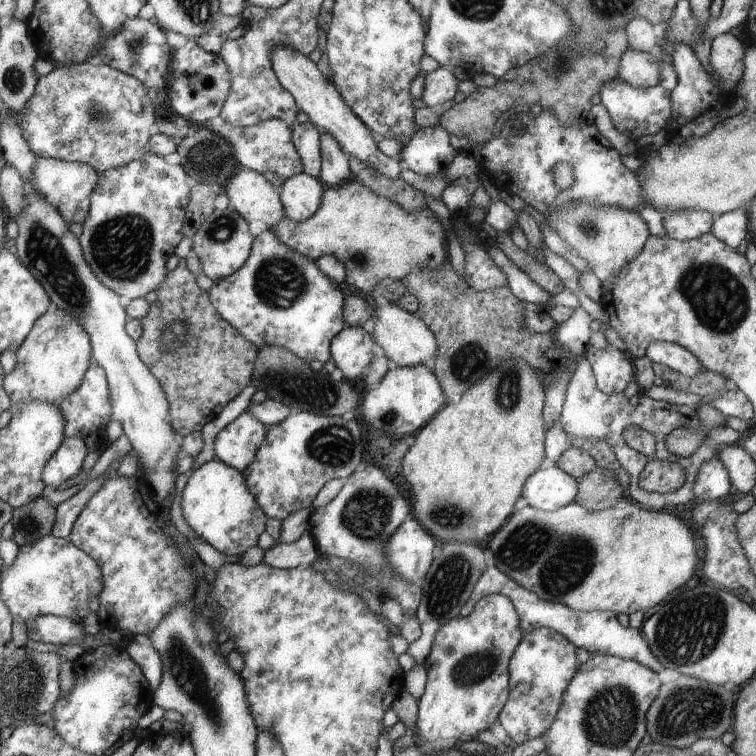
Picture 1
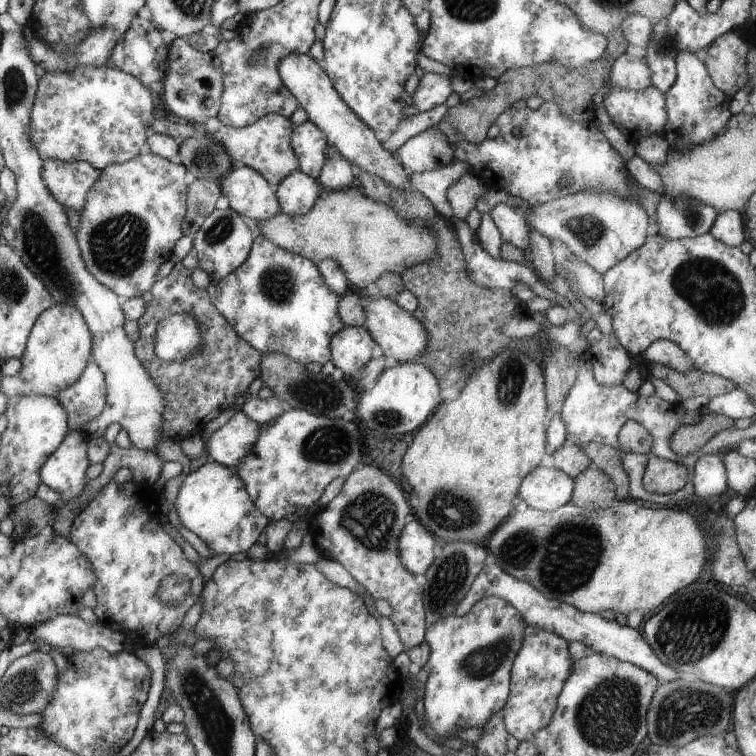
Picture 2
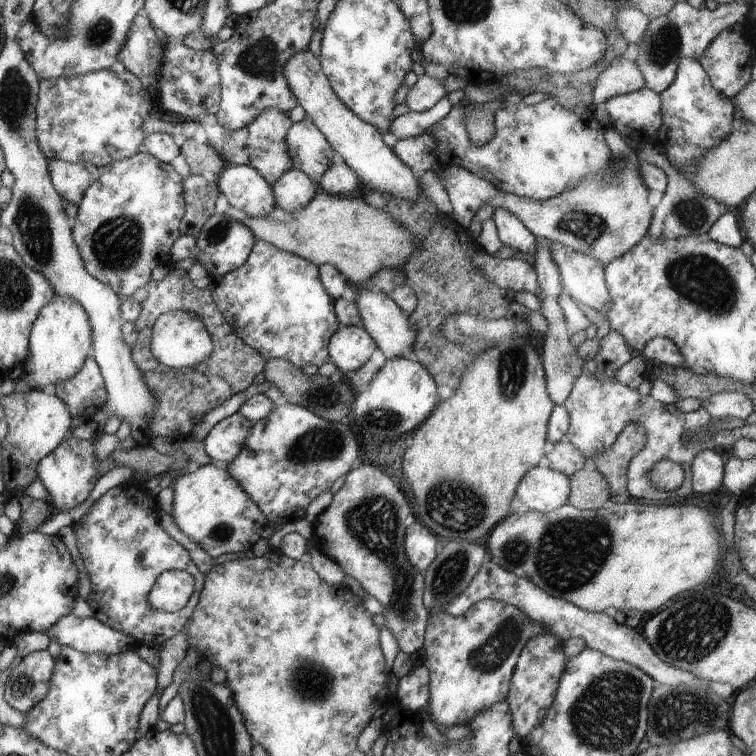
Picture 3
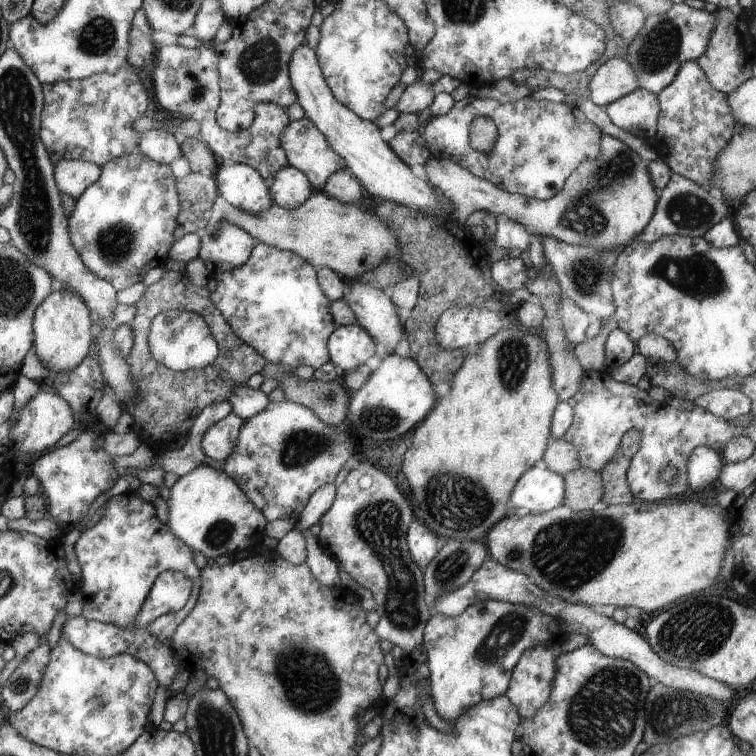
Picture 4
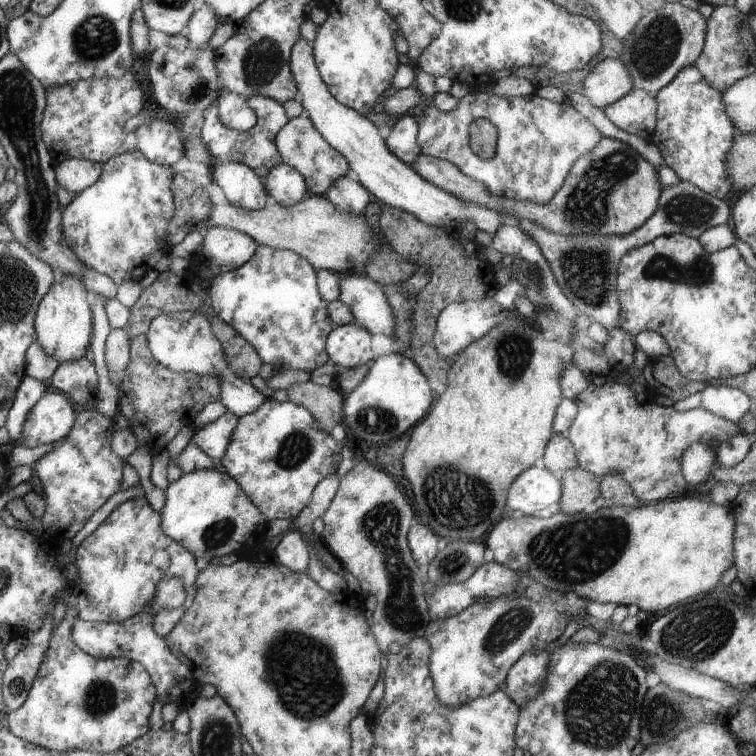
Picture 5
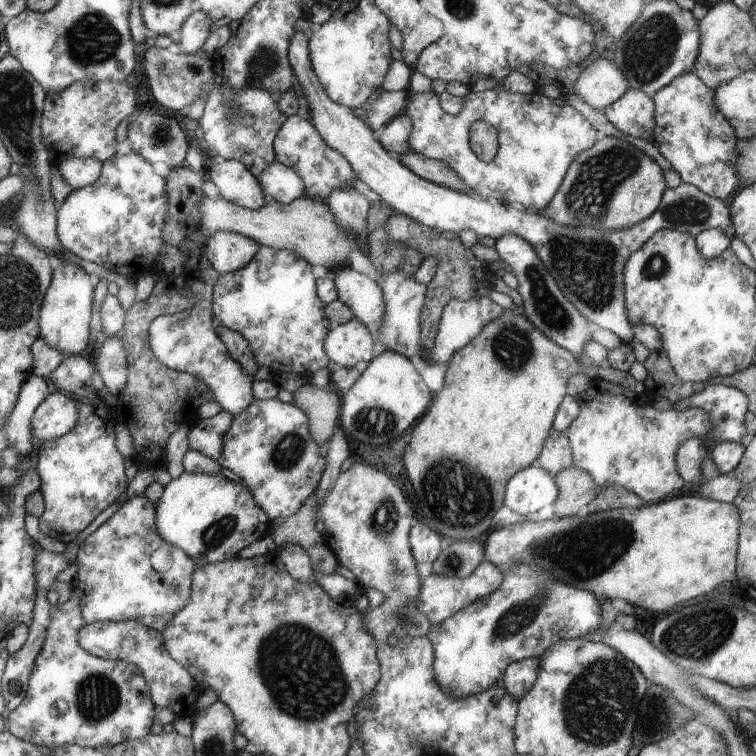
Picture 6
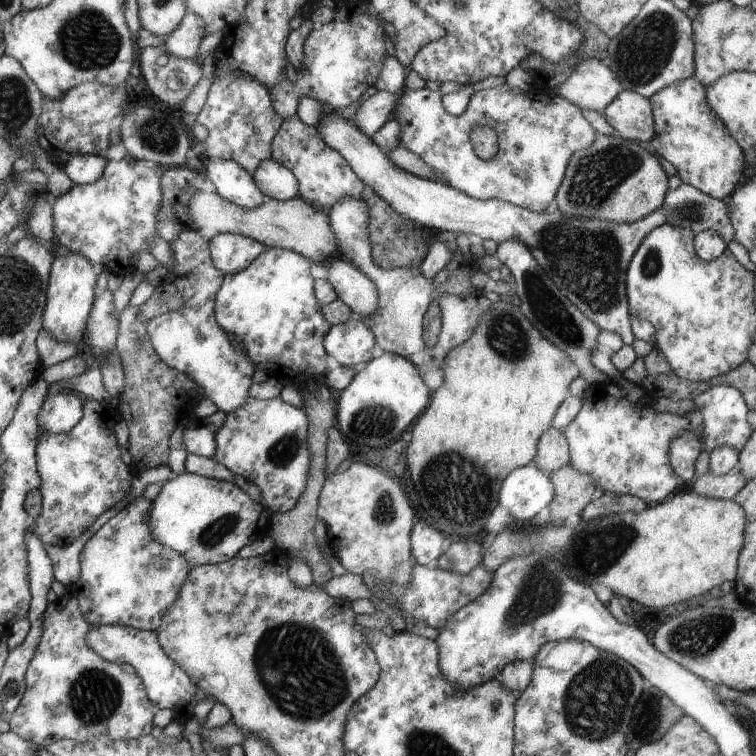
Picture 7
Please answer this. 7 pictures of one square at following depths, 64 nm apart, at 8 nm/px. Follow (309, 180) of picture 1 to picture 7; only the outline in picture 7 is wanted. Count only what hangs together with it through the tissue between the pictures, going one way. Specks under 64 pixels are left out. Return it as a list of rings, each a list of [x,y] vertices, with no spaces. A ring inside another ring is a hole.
[[[271,158],[262,160],[262,164],[258,164],[252,175],[261,191],[270,199],[287,201],[299,196],[296,176]]]

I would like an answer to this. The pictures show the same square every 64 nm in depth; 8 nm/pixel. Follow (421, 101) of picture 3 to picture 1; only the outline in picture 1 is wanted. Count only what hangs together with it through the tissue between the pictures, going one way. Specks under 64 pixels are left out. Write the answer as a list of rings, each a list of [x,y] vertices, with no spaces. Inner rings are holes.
[[[439,66],[424,76],[422,102],[430,108],[439,109],[447,100],[452,100],[458,92],[459,80],[450,66]]]

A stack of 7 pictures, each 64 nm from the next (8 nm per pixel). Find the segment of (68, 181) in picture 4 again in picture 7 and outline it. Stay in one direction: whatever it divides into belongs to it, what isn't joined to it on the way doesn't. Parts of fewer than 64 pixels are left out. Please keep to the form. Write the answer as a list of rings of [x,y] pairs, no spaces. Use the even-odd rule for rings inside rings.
[[[76,156],[65,159],[63,171],[75,185],[84,186],[96,182],[106,170],[107,160],[102,156]]]

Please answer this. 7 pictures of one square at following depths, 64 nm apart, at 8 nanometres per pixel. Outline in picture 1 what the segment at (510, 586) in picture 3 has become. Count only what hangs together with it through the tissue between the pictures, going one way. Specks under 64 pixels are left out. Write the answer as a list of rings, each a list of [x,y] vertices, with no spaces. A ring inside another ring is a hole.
[[[496,566],[486,567],[484,574],[480,576],[480,580],[474,586],[470,600],[460,610],[460,616],[472,614],[476,604],[488,595],[504,595],[513,601],[524,632],[530,632],[542,627],[551,628],[561,633],[562,636],[566,637],[566,640],[577,644],[578,648],[585,649],[590,656],[610,655],[638,661],[638,664],[646,665],[646,668],[652,668],[654,672],[658,673],[663,669],[662,664],[658,662],[657,656],[653,655],[653,651],[649,647],[649,641],[645,639],[641,629],[622,626],[617,620],[617,614],[612,611],[577,611],[568,608],[565,604],[546,602],[542,598],[538,598],[533,592],[530,592],[530,589],[524,588],[517,581],[506,576],[506,573],[503,573]]]

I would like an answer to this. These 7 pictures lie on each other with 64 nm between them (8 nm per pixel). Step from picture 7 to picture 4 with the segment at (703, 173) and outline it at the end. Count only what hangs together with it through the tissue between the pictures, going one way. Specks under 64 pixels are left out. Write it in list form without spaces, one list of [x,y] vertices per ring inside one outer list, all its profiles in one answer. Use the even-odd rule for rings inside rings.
[[[690,61],[682,64],[673,82],[657,97],[661,118],[650,144],[656,149],[659,160],[666,163],[671,172],[710,189],[717,170],[718,154],[728,146],[736,126],[728,95],[716,90],[698,63]]]

